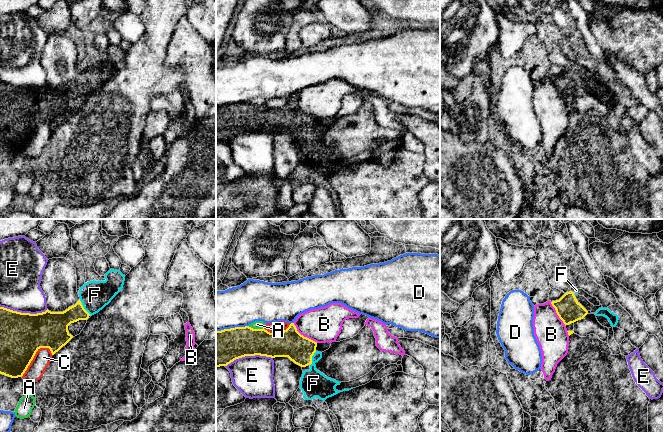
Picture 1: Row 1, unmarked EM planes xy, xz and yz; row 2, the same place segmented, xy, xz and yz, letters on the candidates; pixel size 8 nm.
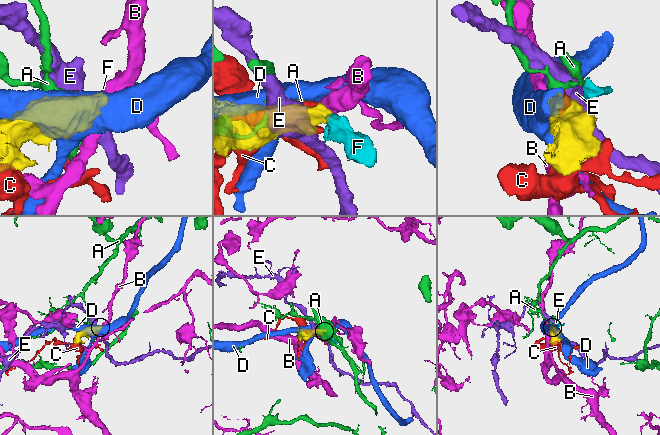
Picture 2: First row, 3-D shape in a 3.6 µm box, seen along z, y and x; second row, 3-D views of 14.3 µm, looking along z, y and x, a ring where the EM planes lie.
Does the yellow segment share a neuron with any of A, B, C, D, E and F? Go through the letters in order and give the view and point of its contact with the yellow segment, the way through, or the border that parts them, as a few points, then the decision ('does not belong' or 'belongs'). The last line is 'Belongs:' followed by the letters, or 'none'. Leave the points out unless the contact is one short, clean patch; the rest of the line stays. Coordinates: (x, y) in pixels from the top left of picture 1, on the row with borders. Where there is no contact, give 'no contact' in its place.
A: meets yellow in xz at (256, 329); does not belong
B: meets yellow in xz at (302, 335); border along xz (293, 322), (301, 334), (317, 342); does not belong
C: meets yellow in xy at (33, 357); does not belong
D: meets yellow in xz at (232, 328); does not belong
E: meets yellow in xz at (248, 355); does not belong
F: meets yellow in xy at (83, 308); runs through xy (56, 323), (83, 308), (94, 295); belongs
Belongs: F

